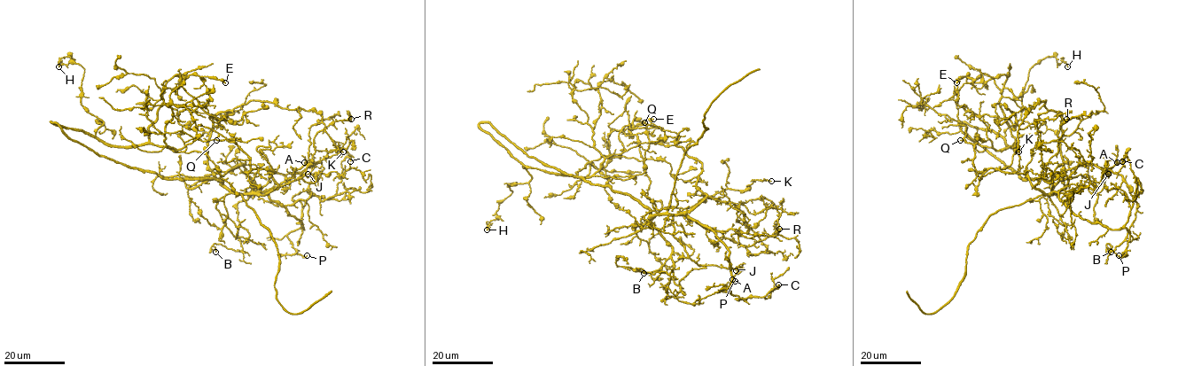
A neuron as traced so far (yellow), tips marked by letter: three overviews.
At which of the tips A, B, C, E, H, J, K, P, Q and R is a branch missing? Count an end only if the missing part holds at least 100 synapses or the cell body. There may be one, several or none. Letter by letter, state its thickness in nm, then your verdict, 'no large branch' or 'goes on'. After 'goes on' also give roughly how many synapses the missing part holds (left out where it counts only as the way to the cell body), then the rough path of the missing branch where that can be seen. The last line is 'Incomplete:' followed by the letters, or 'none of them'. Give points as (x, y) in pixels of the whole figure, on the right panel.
A: calibre 150 nm; no large branch
B: calibre 90 nm; no large branch
C: calibre 110 nm; no large branch
E: calibre 220 nm; no large branch
H: calibre 140 nm; no large branch
J: calibre 90 nm; no large branch
K: calibre 150 nm; no large branch
P: calibre 110 nm; no large branch
Q: calibre 140 nm; no large branch
R: calibre 130 nm; no large branch
Incomplete: none of them

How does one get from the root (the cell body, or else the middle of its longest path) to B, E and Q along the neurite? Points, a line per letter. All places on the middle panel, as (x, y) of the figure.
B: (582, 178), (649, 210), (646, 223), (672, 246), (680, 291), (665, 299), (670, 276), (643, 273)
E: (582, 178), (479, 124), (524, 165), (577, 177), (591, 161), (606, 165), (612, 128), (653, 119)
Q: (582, 178), (651, 214), (691, 211), (706, 196), (702, 165), (644, 122)

